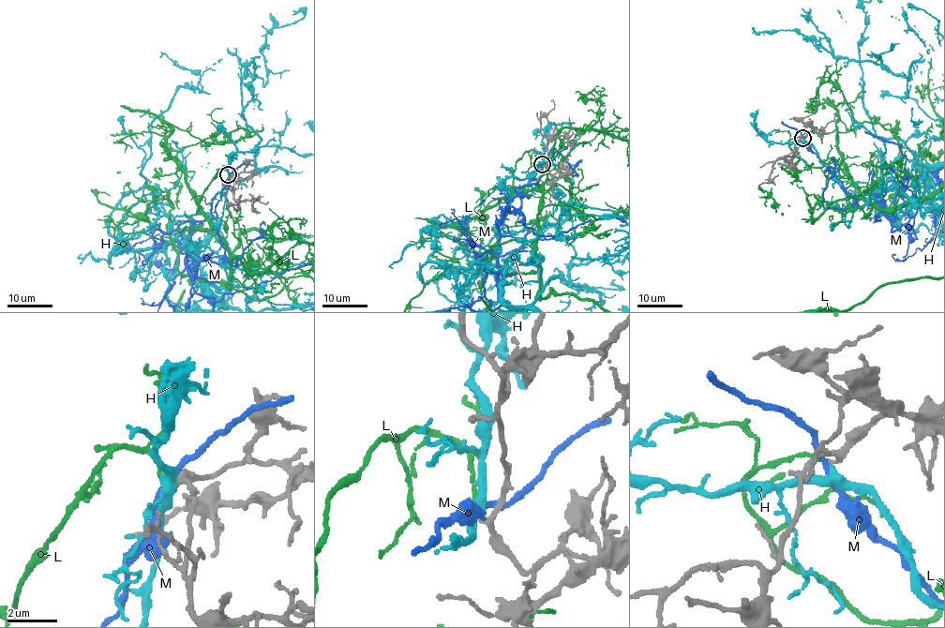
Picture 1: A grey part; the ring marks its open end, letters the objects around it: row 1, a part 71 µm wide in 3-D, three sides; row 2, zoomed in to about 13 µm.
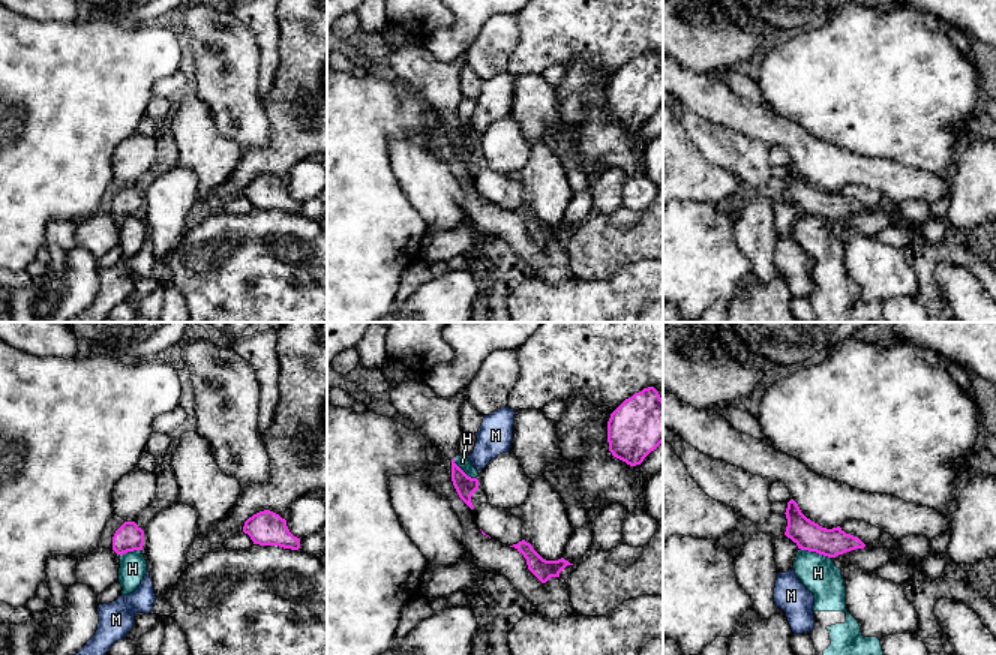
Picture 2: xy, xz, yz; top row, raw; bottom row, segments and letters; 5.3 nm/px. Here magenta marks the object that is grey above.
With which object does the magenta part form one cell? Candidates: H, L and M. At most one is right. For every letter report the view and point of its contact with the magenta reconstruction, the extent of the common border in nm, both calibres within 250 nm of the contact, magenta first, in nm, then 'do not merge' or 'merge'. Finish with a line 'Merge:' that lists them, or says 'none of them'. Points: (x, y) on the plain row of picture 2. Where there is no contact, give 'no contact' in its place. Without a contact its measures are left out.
H: contact yz (815, 215); length 180 nm; calibres 160 and 200 nm; do not merge
L: no contact; merge
M: no contact; do not merge
Merge: L

